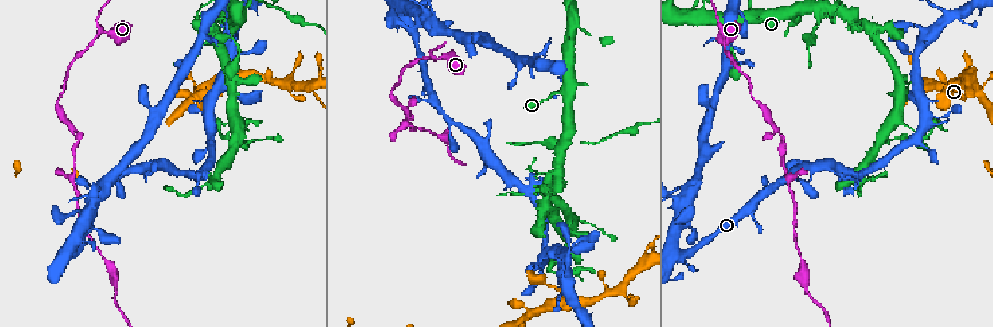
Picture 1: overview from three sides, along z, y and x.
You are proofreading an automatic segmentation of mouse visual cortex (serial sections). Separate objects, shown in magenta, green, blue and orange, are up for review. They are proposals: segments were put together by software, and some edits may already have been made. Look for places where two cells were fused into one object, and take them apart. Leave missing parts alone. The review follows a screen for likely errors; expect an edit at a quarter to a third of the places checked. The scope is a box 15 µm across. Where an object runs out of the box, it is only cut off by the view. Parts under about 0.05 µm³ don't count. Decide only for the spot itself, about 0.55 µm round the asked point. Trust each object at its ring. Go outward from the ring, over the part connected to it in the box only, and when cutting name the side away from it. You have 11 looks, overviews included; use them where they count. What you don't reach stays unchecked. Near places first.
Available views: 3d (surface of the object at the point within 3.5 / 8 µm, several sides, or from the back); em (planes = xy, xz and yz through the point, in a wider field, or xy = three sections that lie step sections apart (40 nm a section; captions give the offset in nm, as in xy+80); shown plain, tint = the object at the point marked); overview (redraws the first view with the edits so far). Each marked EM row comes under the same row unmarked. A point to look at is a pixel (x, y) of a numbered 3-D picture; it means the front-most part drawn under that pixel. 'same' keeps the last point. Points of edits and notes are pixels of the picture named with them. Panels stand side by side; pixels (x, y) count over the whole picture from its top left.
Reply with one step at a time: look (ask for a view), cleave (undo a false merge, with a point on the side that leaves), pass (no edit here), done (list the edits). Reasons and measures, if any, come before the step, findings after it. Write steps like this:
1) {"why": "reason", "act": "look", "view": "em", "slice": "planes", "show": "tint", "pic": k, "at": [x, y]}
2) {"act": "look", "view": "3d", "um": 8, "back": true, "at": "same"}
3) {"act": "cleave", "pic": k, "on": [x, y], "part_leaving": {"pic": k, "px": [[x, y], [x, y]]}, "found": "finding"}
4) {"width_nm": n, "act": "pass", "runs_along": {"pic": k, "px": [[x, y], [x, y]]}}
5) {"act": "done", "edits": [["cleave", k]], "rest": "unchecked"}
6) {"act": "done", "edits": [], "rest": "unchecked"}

{"why": "four arms meet", "act": "look", "view": "em", "slice": "xy", "step": 5, "show": "tint", "pic": 1, "at": [756, 16]}

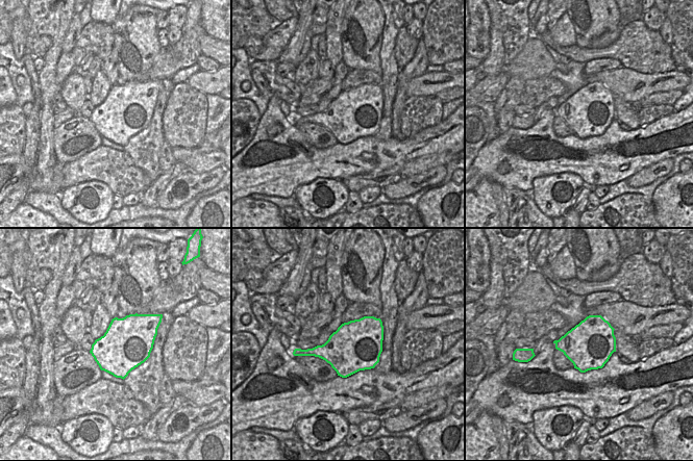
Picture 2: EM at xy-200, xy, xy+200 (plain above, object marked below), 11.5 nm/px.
{"act": "look", "view": "3d", "um": 3.5, "at": "same"}

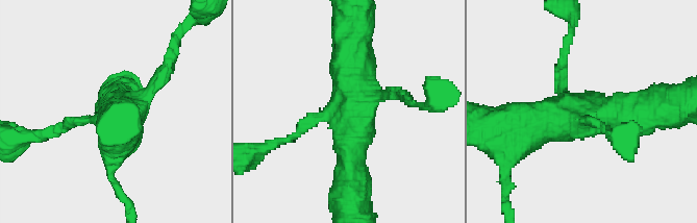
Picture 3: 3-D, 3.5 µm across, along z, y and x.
{"width_nm": 600, "act": "pass", "runs_along": {"pic": 3, "px": [[49, 134], [116, 113]]}, "found": "continuous, no second cell"}

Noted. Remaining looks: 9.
{"why": "thin neck", "act": "look", "view": "3d", "um": 8, "pic": 1, "at": [816, 24]}

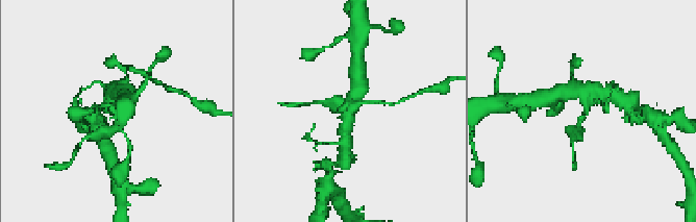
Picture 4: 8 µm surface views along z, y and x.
{"why": "zoom in", "act": "look", "view": "3d", "um": 3.5, "pic": 4, "at": [116, 113]}

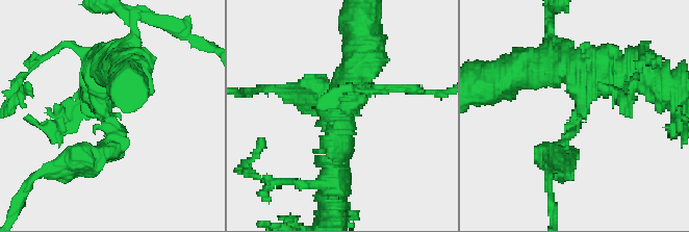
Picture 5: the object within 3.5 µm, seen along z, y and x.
{"act": "pass", "runs_along": {"pic": 5, "px": [[115, 68], [98, 86], [110, 147], [79, 163]]}, "found": "continuous, no second cell"}

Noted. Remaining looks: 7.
{"why": "abrupt turn", "act": "look", "view": "3d", "um": 3.5, "pic": 1, "at": [550, 188]}

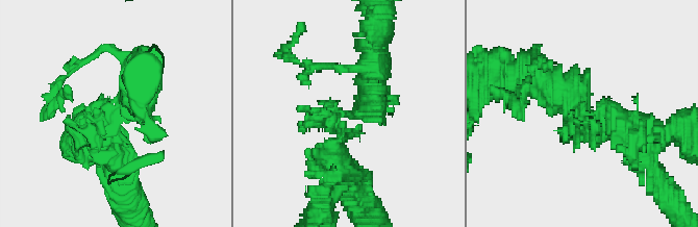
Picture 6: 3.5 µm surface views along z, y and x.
{"why": "need the tissue", "act": "look", "view": "em", "slice": "xy", "step": 2, "show": "tint", "pic": 6, "at": [109, 108]}

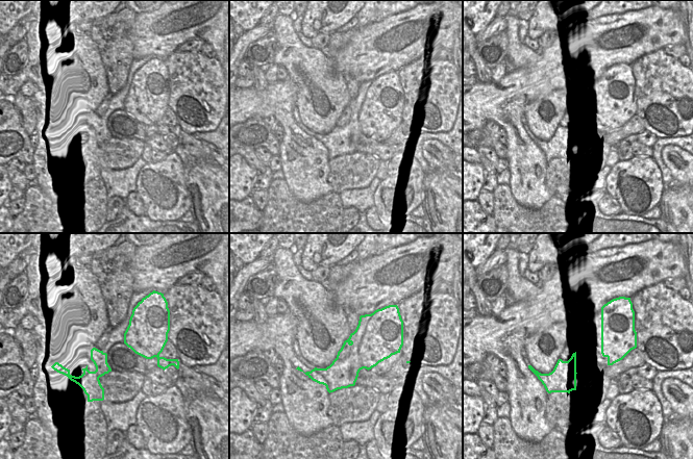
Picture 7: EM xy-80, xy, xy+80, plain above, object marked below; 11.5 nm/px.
{"act": "look", "view": "em", "slice": "planes", "show": "tint", "at": "same"}

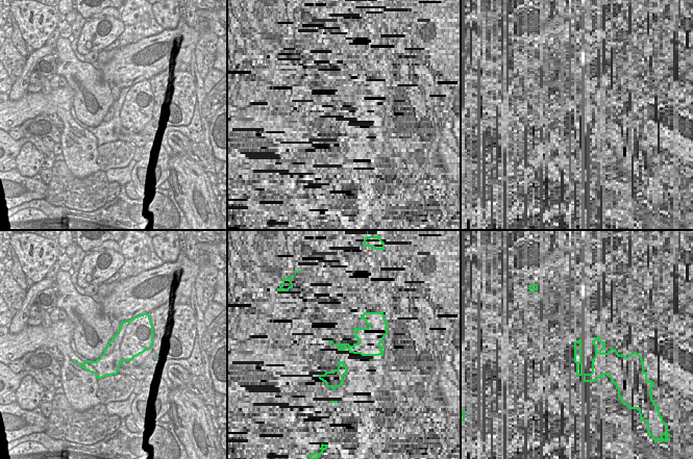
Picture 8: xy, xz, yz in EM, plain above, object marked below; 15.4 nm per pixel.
{"act": "cleave", "pic": 6, "on": [79, 132], "found": "a second cell is stuck on"}

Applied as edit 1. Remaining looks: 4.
{"why": "redraw", "act": "look", "view": "overview"}

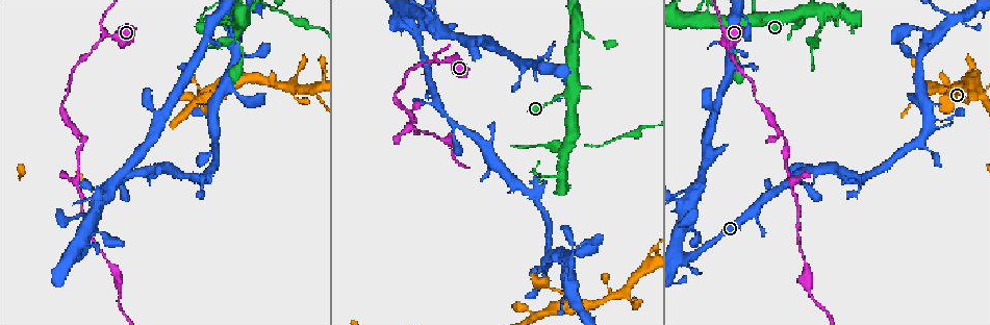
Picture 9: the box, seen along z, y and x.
{"why": "small branch off a trunk", "act": "look", "view": "3d", "um": 3.5, "pic": 9, "at": [727, 33]}

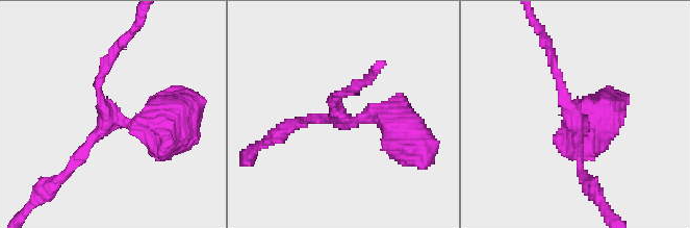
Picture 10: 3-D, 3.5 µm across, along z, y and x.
{"why": "now the EM", "act": "look", "view": "em", "slice": "xy", "step": 5, "show": "tint", "pic": 10, "at": [339, 115]}

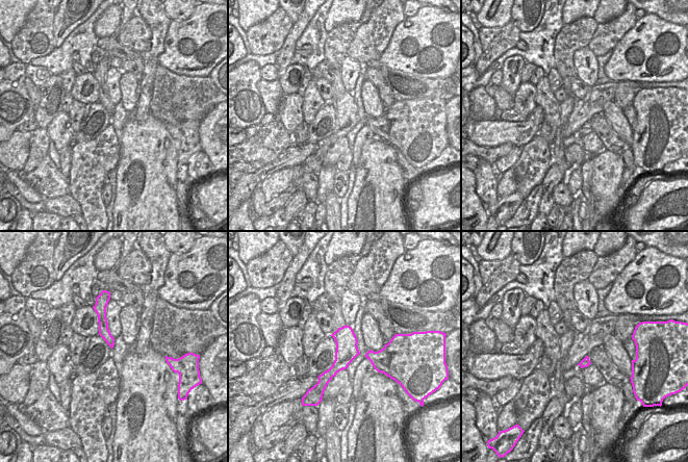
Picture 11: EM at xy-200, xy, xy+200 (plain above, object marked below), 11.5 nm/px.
{"arm_widths_nm": [150, 150, 450], "act": "pass", "runs_along": {"pic": 10, "px": [[586, 119], [574, 125], [551, 55]]}, "found": "one cell here"}

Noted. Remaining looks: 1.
{"act": "done", "edits": [["cleave", 6]], "rest": "unchecked"}

